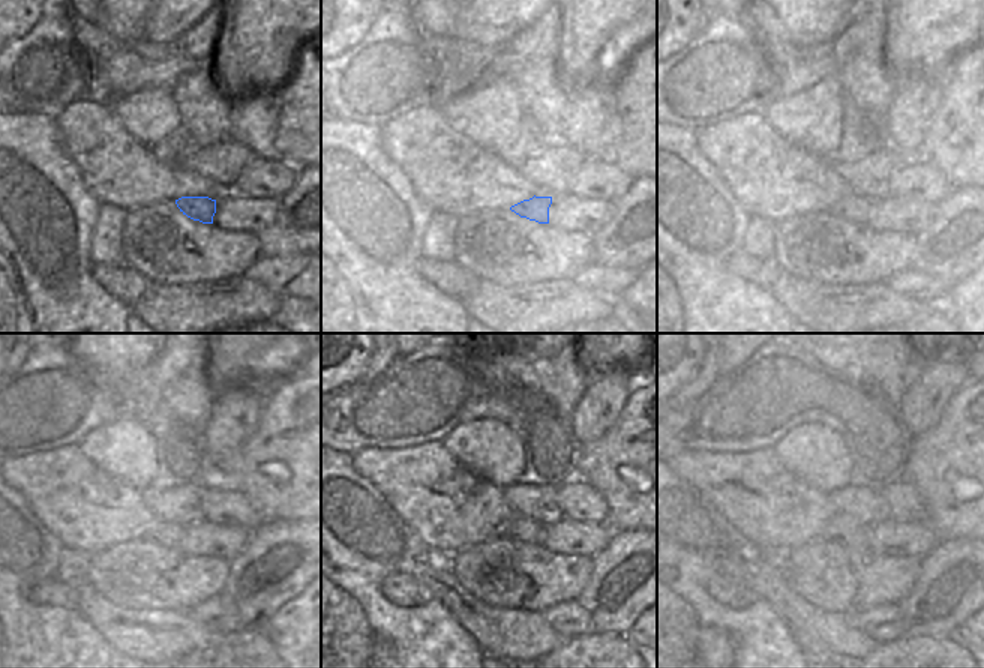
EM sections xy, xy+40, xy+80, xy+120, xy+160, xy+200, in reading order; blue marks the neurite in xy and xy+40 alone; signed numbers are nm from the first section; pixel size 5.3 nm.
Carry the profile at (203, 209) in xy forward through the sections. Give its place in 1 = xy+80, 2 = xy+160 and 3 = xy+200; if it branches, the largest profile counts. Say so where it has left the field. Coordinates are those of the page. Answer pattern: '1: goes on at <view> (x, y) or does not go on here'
1: goes on at xy+80 (857, 209)
2: goes on at xy+160 (522, 530)
3: goes on at xy+200 (843, 529)

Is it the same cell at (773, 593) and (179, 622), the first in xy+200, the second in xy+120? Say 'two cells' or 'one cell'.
one cell

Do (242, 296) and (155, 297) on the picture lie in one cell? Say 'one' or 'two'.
one

